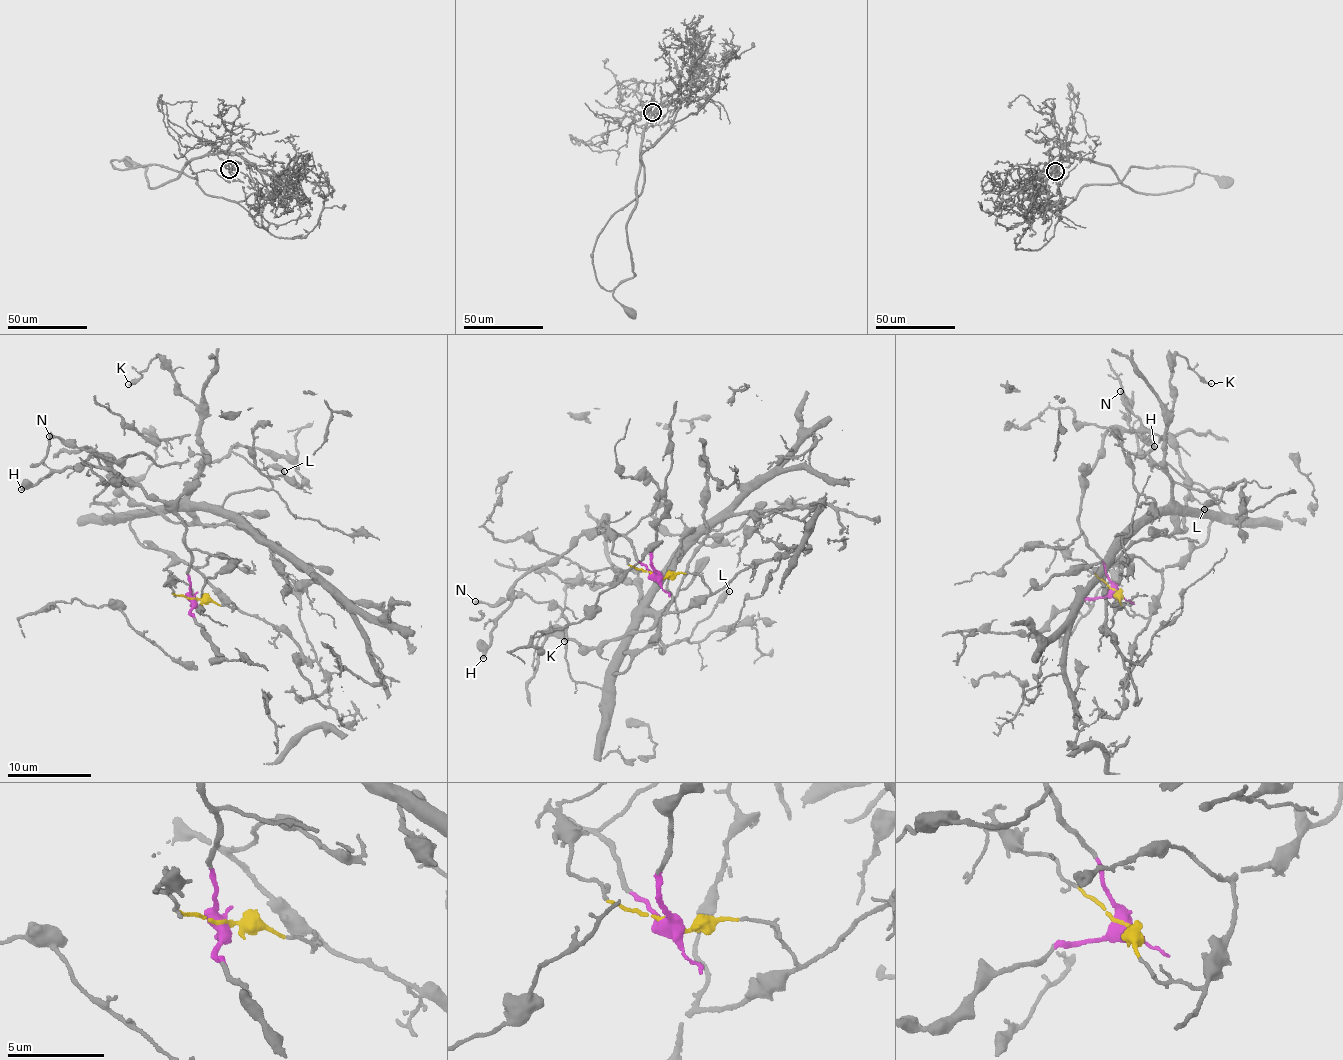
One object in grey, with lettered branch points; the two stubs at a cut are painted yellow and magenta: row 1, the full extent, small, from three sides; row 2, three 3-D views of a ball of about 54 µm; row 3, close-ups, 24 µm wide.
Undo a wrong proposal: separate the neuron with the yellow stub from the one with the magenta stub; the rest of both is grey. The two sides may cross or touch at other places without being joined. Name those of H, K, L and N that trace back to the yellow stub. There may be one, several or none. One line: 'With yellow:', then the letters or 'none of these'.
With yellow: K, L, N

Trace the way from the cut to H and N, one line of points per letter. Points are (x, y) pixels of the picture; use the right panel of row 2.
H: (1112, 590), (1103, 560), (1081, 529), (1086, 473), (1112, 428), (1125, 427), (1154, 445)
N: (1112, 590), (1130, 614), (1149, 614), (1163, 567), (1200, 547), (1220, 510), (1197, 483), (1138, 448), (1120, 392)

